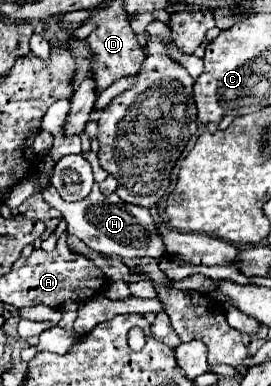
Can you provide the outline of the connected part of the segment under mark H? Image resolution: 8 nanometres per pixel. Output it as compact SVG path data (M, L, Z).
M49 185L45 187L43 197L53 209L61 211L63 219L67 221L67 233L77 235L87 247L91 247L97 253L117 255L117 257L155 257L155 259L165 255L165 245L155 229L149 209L125 203L117 193L103 195L101 189L95 185L89 197L77 203L69 203L61 199L55 187Z

